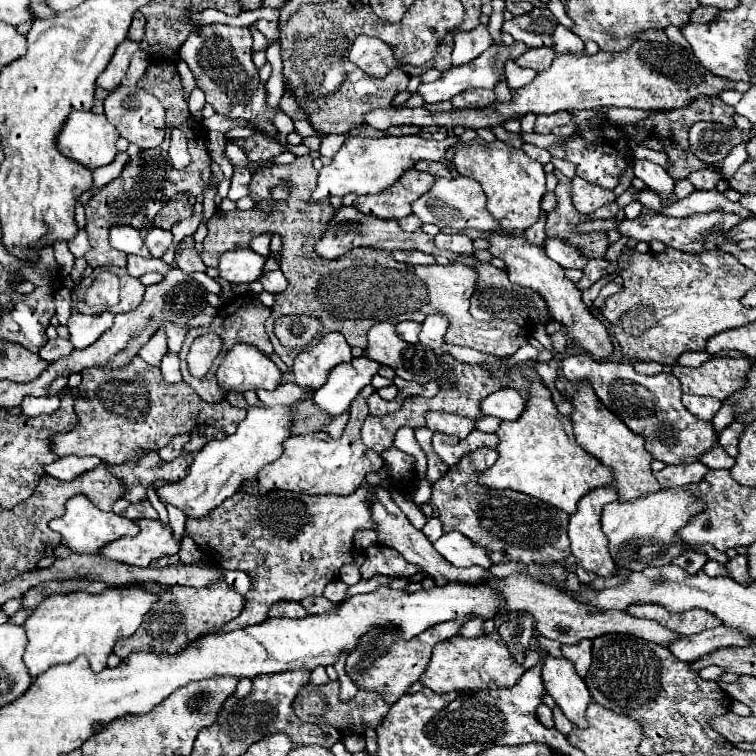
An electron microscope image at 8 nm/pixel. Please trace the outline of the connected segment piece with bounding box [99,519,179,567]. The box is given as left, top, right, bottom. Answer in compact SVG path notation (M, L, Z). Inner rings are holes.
M140 519L136 523L139 533L135 537L119 537L117 541L111 541L99 549L99 555L125 565L147 567L151 561L173 556L179 551L179 543L169 526L153 519Z

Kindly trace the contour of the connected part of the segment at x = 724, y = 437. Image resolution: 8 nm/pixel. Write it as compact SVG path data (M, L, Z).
M731 423L727 429L723 429L719 433L719 445L725 449L727 455L737 457L737 443L739 443L739 435L745 427L741 423Z

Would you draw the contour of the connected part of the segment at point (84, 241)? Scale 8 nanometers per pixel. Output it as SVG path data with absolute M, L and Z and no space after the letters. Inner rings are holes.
M79 229L79 233L69 241L69 251L75 257L83 257L89 251L89 239L87 239L87 233L83 229Z

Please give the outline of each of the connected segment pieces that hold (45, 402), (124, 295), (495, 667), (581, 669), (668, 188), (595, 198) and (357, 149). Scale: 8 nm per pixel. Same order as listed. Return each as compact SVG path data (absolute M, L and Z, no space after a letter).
M25 397L21 403L21 415L25 417L39 417L43 413L51 415L59 409L59 397Z
M107 267L107 271L115 273L119 279L121 279L121 303L117 303L111 311L117 315L117 313L127 313L127 311L133 311L141 301L143 301L143 293L145 293L145 285L131 277L127 273L127 269L121 269L121 267Z
M453 637L433 647L431 663L427 665L425 673L421 675L421 683L435 693L449 693L449 691L469 691L469 689L499 689L515 685L521 675L525 673L523 665L509 653L503 641L495 641L491 637Z
M585 639L585 641L579 641L575 645L561 645L561 651L563 651L565 659L573 661L579 677L585 679L589 665L591 665L591 641Z
M643 159L643 165L635 165L635 177L639 177L659 197L669 197L673 193L675 181L667 175L667 171L663 167L659 167L647 159Z
M573 177L573 205L579 213L589 215L595 209L615 201L615 193L609 189L601 189L599 185L593 185L581 177Z
M409 135L409 137L347 137L343 147L335 153L331 165L323 167L317 177L317 187L311 193L311 201L323 201L333 195L371 195L371 193L381 193L389 185L393 185L403 171L411 169L419 159L429 159L429 161L439 161L445 151L451 145L457 145L459 137L447 137L443 141L429 141L423 139L421 135Z

